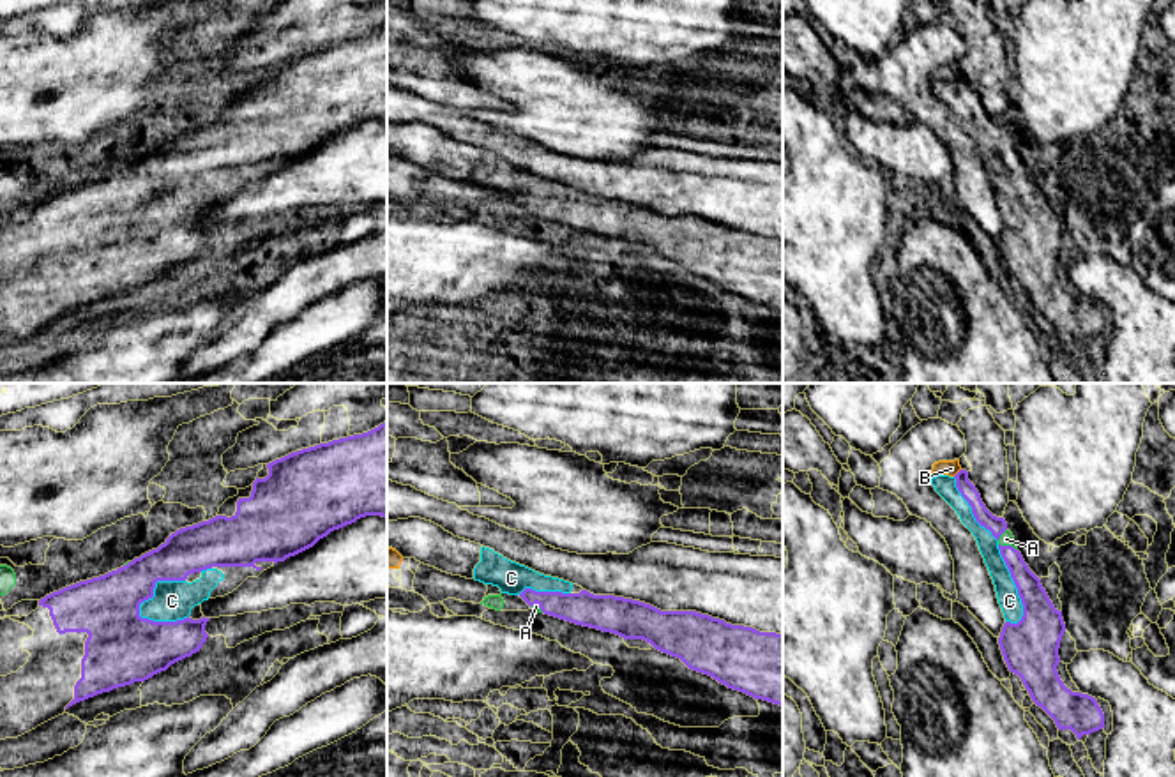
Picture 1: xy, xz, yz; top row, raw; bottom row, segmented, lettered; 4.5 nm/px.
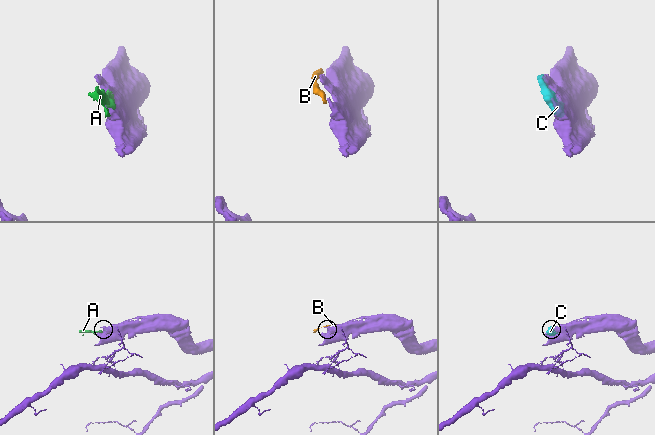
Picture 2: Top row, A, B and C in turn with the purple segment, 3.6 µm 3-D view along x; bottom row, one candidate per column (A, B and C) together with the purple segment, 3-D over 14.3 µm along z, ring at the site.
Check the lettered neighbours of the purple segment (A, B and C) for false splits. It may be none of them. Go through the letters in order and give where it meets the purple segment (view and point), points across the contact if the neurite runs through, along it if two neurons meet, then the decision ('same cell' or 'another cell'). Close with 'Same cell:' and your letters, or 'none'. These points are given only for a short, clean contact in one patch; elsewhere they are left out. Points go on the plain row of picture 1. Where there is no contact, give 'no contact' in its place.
A: contact yz (1008, 150); another cell
B: contact yz (958, 76); border yz (960, 73), (953, 80); another cell
C: contact xy (154, 191); same cell
Same cell: C

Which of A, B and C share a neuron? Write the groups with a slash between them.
A B / C

